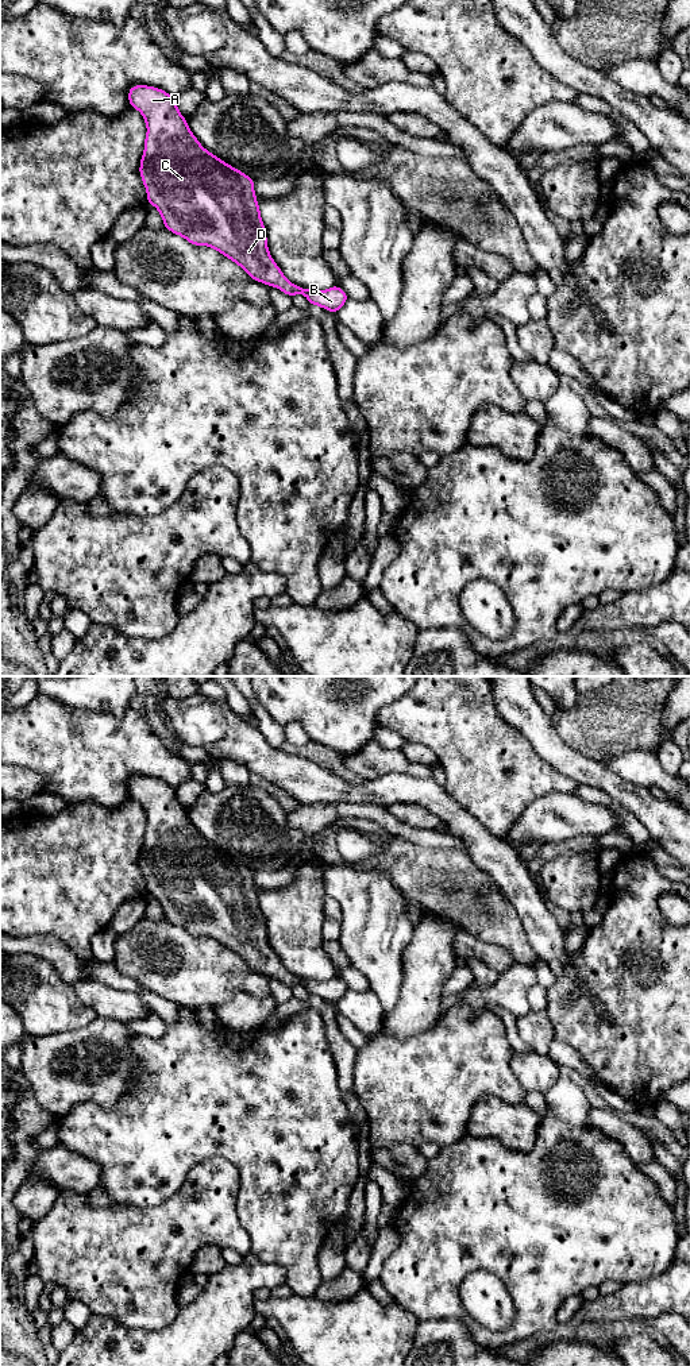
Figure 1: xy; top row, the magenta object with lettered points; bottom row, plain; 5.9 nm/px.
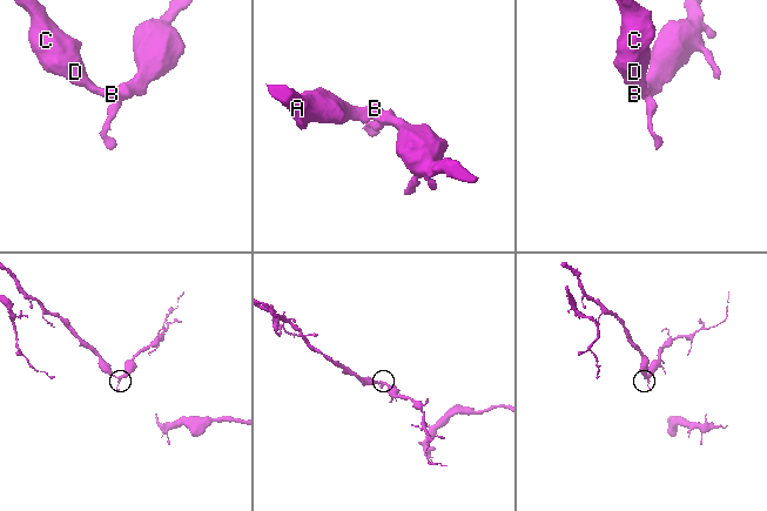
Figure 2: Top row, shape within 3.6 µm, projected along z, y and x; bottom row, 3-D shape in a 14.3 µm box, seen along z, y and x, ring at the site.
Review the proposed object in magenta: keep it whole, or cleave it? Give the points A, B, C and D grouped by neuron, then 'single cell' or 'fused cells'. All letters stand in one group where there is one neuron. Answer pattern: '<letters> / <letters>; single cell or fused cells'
A B C D; single cell

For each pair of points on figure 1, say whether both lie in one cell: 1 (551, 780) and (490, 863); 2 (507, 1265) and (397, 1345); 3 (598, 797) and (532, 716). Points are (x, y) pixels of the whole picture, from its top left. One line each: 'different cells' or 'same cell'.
1: different cells
2: different cells
3: different cells

